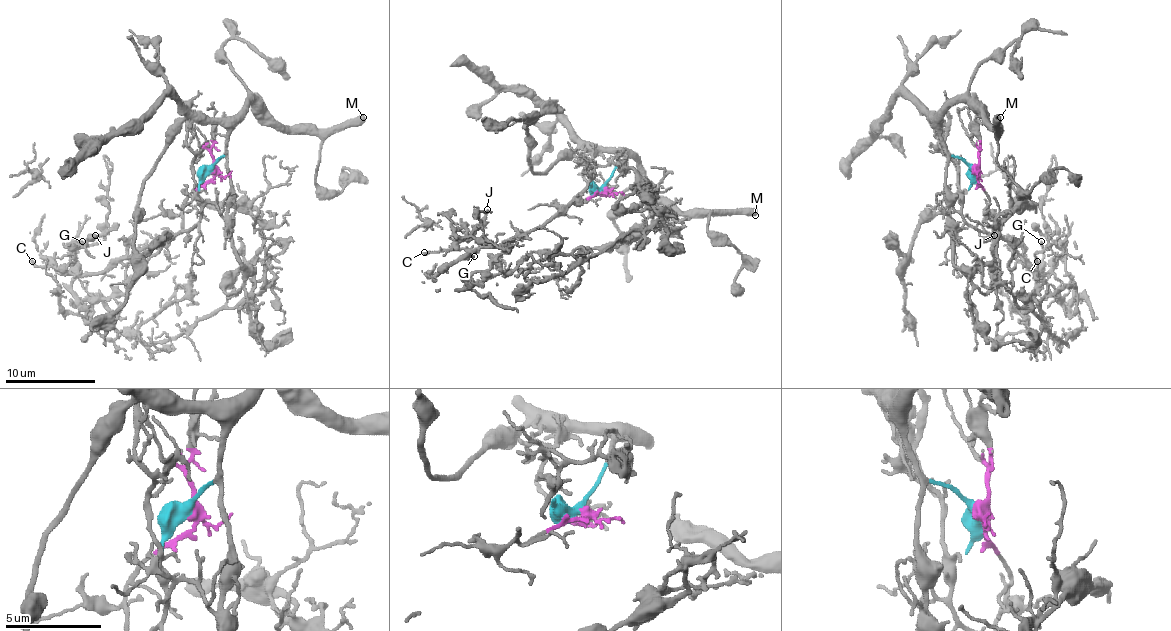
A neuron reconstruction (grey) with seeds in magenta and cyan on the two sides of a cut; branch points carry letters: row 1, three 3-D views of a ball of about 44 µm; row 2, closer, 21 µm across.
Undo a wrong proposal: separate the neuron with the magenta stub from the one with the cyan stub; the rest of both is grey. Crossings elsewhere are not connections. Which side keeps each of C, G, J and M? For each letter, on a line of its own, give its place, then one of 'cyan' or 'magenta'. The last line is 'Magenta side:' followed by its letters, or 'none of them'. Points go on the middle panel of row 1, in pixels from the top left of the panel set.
C: (424, 252) | magenta
G: (474, 256) | magenta
J: (487, 209) | magenta
M: (755, 215) | cyan
Magenta side: C, G, J

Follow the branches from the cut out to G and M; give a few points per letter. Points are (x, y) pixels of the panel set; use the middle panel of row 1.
G: (606, 189), (581, 203), (575, 203), (575, 199), (541, 226), (491, 248), (475, 248), (464, 257), (473, 255)
M: (604, 189), (620, 156), (631, 156), (640, 167), (645, 180), (681, 212), (755, 214)

